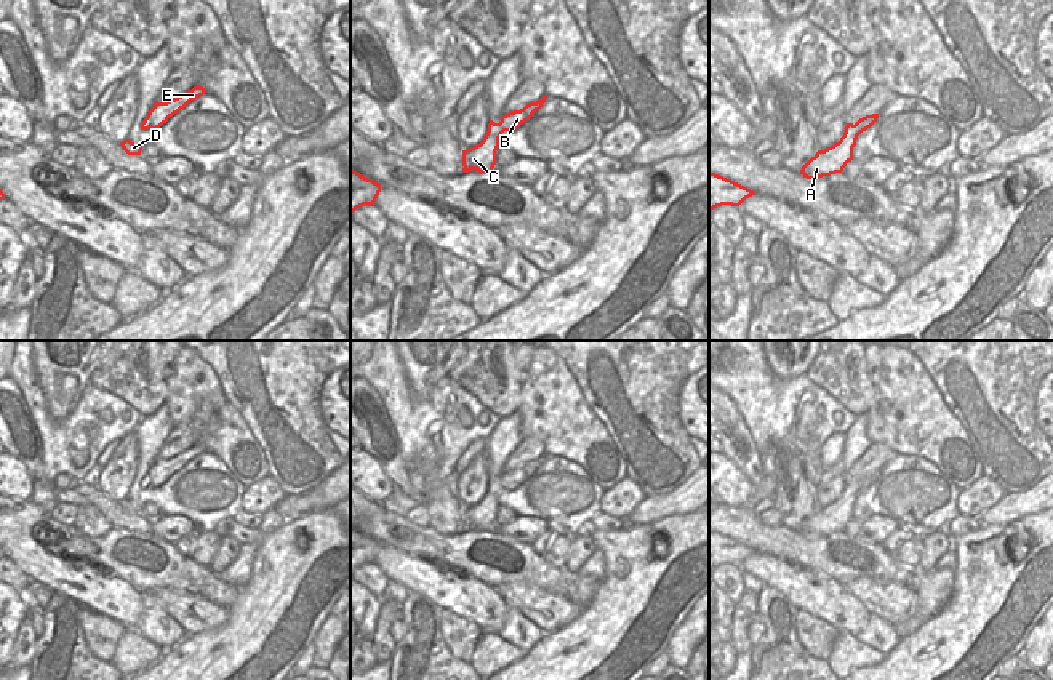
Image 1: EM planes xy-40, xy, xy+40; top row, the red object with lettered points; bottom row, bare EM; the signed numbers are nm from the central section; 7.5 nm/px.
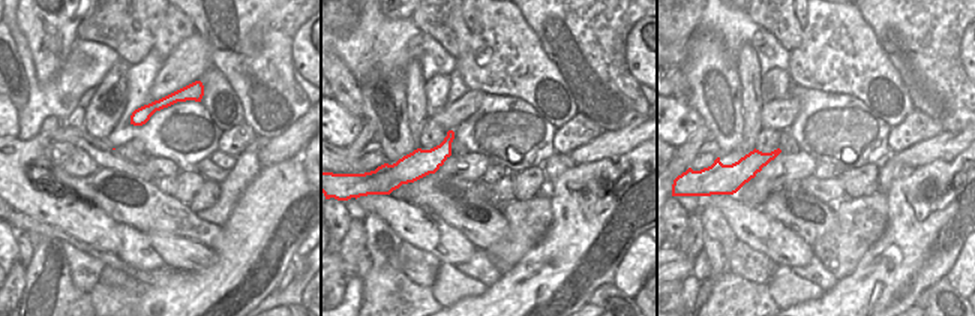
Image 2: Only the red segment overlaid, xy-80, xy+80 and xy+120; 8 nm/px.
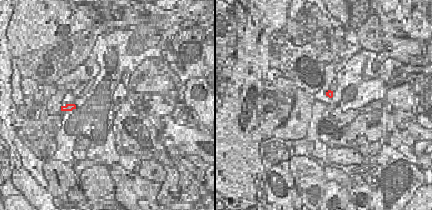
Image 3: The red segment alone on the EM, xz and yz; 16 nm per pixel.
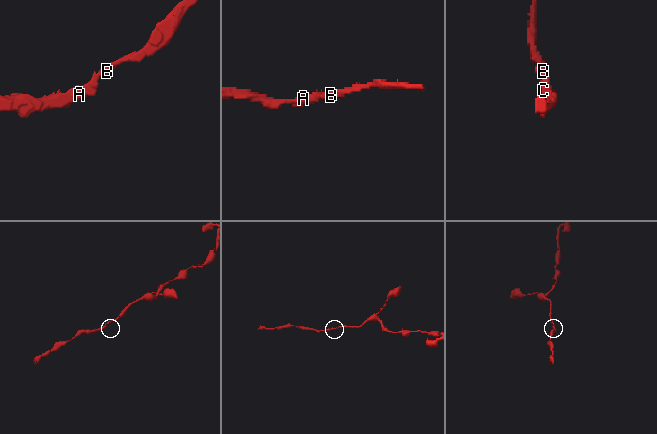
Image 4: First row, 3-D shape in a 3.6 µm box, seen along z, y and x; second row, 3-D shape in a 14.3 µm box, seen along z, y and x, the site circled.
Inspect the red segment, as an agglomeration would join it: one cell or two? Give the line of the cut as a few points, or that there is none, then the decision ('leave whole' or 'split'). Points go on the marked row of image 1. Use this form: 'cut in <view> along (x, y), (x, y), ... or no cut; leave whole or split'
no cut; leave whole

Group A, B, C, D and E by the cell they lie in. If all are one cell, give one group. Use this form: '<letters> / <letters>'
A B C D E

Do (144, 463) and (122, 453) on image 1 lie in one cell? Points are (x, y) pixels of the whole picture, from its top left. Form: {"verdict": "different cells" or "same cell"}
{"verdict": "different cells"}

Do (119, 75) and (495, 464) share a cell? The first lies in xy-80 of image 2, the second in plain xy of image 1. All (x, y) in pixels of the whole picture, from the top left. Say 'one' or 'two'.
two

